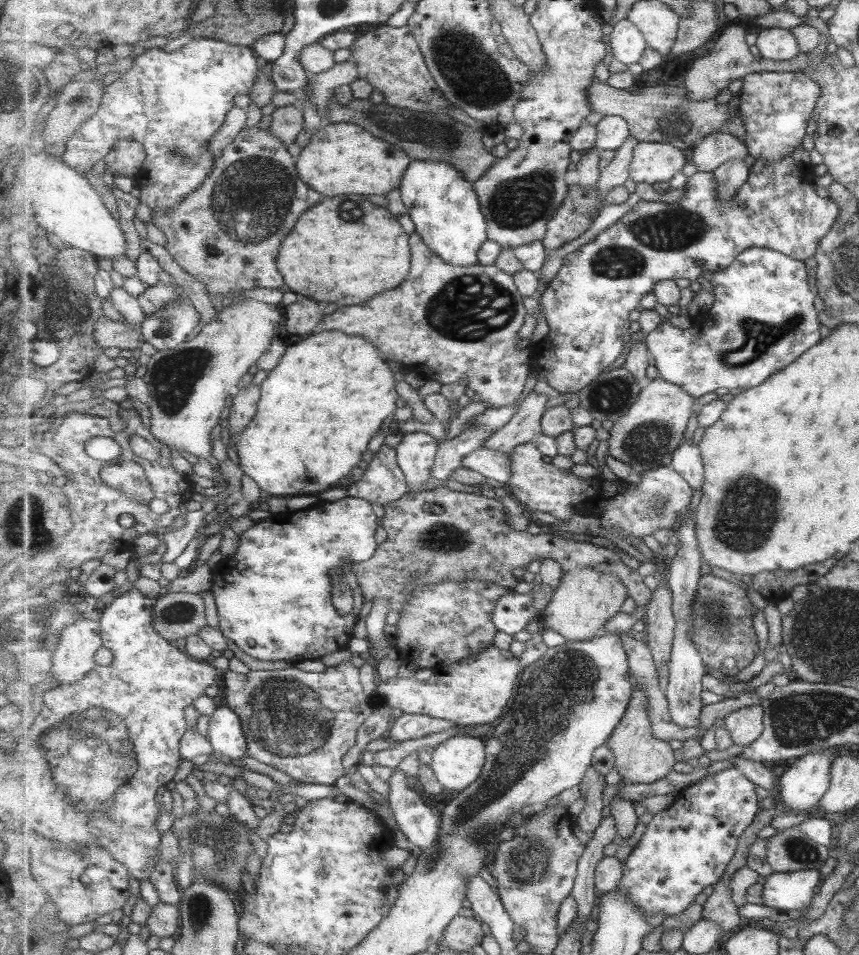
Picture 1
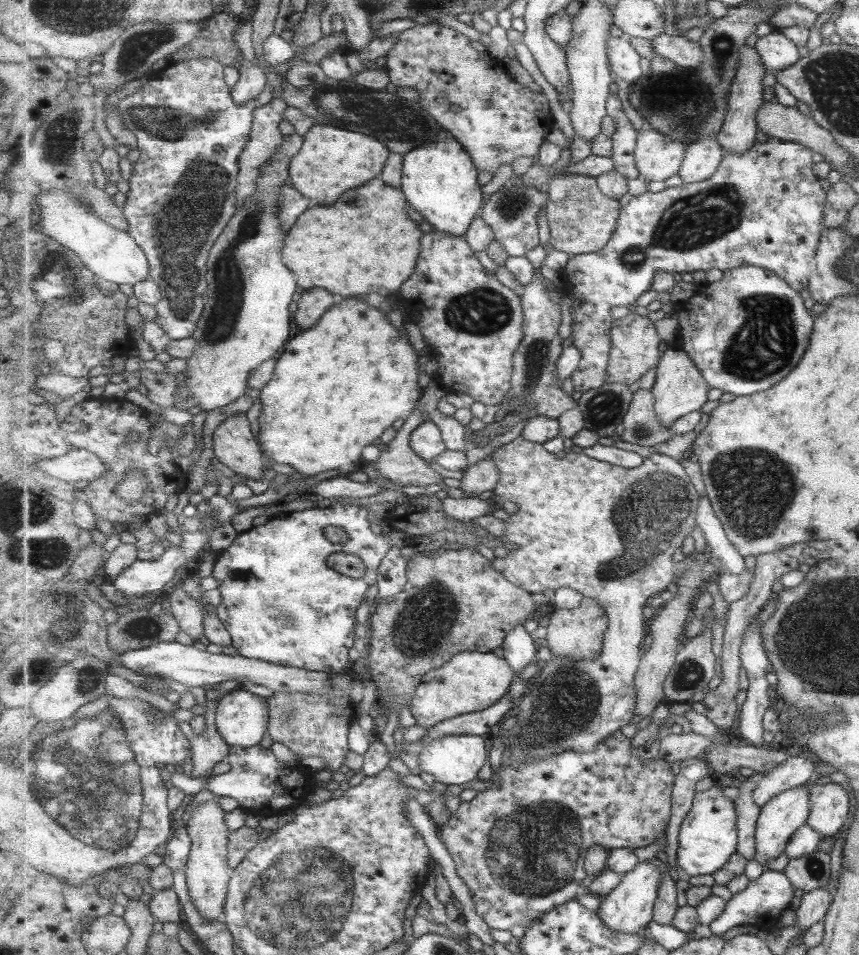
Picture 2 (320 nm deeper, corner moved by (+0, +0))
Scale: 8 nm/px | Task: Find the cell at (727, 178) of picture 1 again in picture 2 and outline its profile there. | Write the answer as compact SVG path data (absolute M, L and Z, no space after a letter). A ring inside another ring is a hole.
M745 45L742 50L743 58L741 59L738 73L732 84L732 92L730 93L730 107L727 113L725 124L719 133L717 140L727 153L737 153L742 155L749 148L753 147L757 142L758 128L758 112L765 102L765 88L763 80L770 70L767 70L761 64L761 56L755 46Z

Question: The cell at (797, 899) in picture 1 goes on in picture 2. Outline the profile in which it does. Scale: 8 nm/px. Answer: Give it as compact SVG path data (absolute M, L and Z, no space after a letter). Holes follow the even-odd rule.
M764 870L757 880L749 884L747 890L732 896L732 899L726 904L725 912L717 920L714 920L709 927L713 934L723 937L725 932L729 932L735 926L763 924L765 920L781 916L783 910L790 907L789 904L795 898L796 891L797 889L793 887L793 883L789 881L785 872Z

